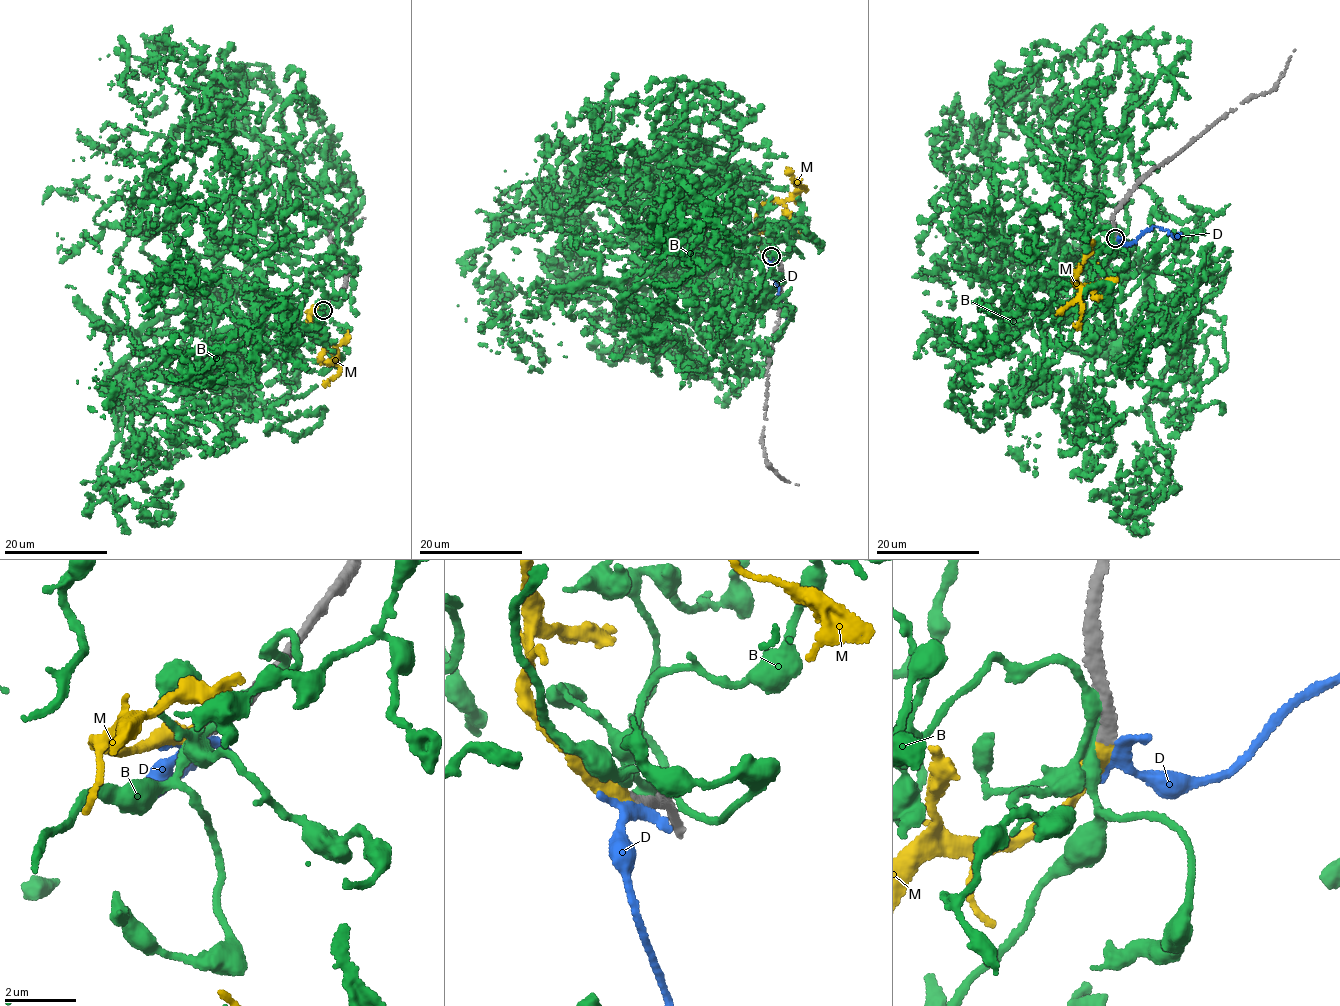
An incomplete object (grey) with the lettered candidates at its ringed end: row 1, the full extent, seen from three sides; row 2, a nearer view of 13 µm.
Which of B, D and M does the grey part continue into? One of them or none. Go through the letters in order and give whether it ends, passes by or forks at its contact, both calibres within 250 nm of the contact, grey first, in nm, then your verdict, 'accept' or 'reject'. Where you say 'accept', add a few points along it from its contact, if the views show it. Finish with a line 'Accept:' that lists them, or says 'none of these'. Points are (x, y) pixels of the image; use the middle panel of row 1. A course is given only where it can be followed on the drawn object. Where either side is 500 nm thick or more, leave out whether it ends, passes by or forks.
B: it passes by | 440/360 nm | reject
D: it passes by | 360/280 nm | reject
M: it ends | 360/480 nm | accept | via (772, 256), (764, 254), (757, 241), (757, 214), (765, 204), (794, 197), (806, 188), (798, 178)
Accept: M

